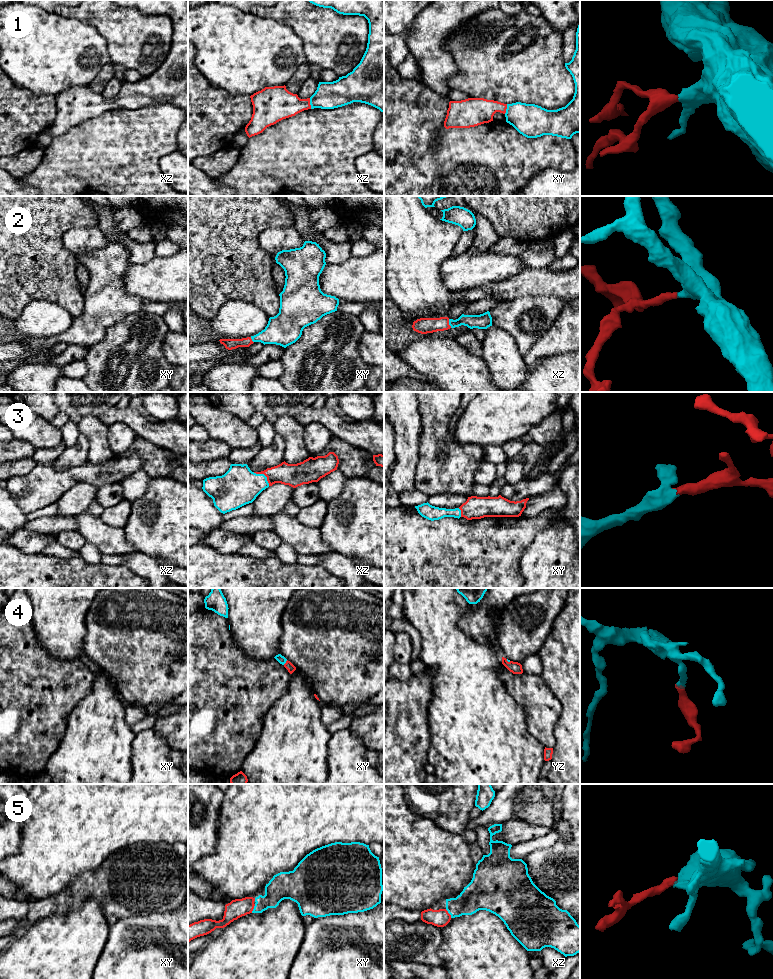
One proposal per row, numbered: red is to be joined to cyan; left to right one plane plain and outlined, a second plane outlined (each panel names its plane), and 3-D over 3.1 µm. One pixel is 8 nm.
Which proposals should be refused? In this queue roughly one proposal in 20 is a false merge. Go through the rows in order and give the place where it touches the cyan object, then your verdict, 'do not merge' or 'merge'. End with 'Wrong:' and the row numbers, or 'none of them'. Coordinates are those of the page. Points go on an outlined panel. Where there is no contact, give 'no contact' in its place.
1: contact xz (310, 103); merge
2: contact xz (449, 323); merge
3: contact xz (264, 475); merge
4: contact xy (285, 662); merge
5: contact xy (254, 908); merge
Wrong: none of them

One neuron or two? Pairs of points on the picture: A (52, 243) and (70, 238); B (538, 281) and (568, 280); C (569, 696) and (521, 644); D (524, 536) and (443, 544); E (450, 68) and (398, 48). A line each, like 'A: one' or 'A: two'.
A: two
B: one
C: two
D: one
E: two

